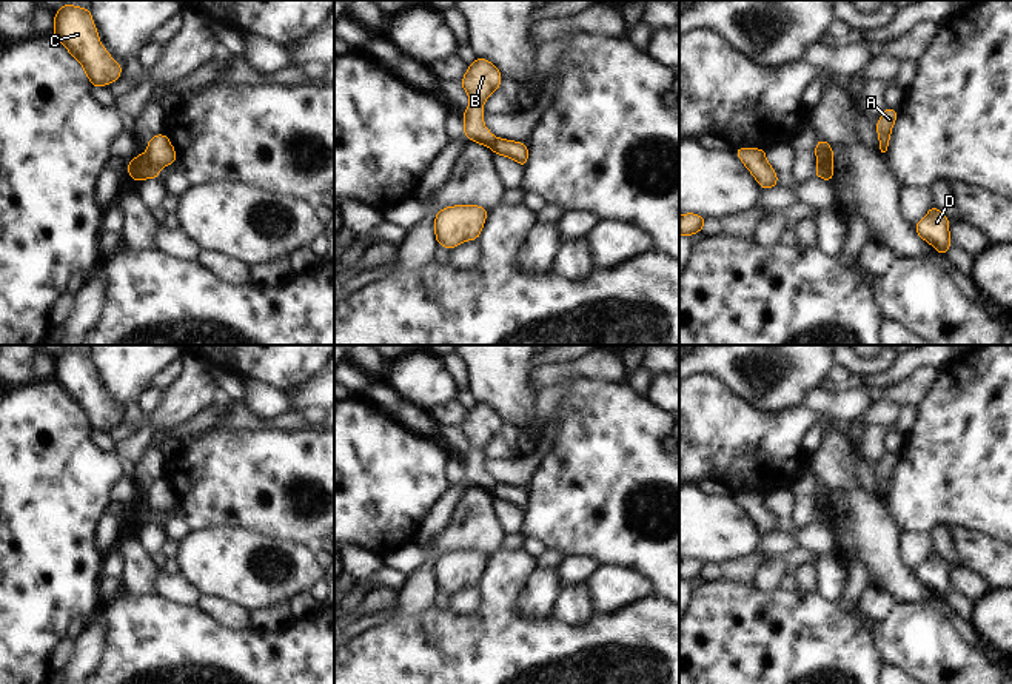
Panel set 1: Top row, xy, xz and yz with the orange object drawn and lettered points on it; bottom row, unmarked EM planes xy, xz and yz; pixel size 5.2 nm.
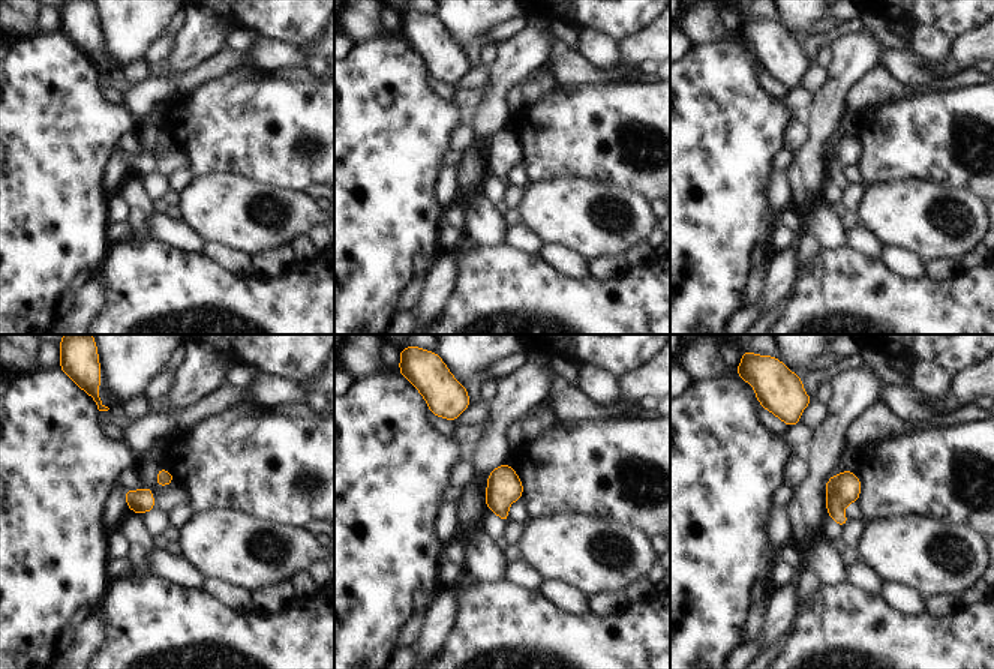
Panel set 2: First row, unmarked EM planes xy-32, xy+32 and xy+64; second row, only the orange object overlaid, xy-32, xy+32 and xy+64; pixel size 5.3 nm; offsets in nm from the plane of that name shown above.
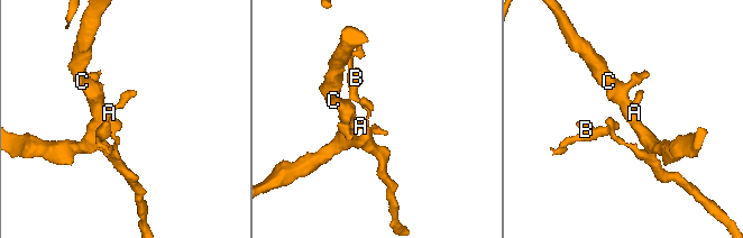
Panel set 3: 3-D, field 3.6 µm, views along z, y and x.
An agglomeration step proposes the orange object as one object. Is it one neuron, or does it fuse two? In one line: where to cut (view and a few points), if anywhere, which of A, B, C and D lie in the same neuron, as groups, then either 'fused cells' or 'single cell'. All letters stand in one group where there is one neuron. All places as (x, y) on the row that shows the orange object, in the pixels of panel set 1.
cut in xy along (145, 154), (150, 164), (150, 176); A C D / B; fused cells

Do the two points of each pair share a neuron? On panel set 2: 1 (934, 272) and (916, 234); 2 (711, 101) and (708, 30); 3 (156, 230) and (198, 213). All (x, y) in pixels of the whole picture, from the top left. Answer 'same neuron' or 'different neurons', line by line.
1: different neurons
2: different neurons
3: different neurons

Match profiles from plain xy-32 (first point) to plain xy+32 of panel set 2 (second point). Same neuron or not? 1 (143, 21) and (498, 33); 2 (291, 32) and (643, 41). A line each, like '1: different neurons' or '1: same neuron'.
1: different neurons
2: different neurons

